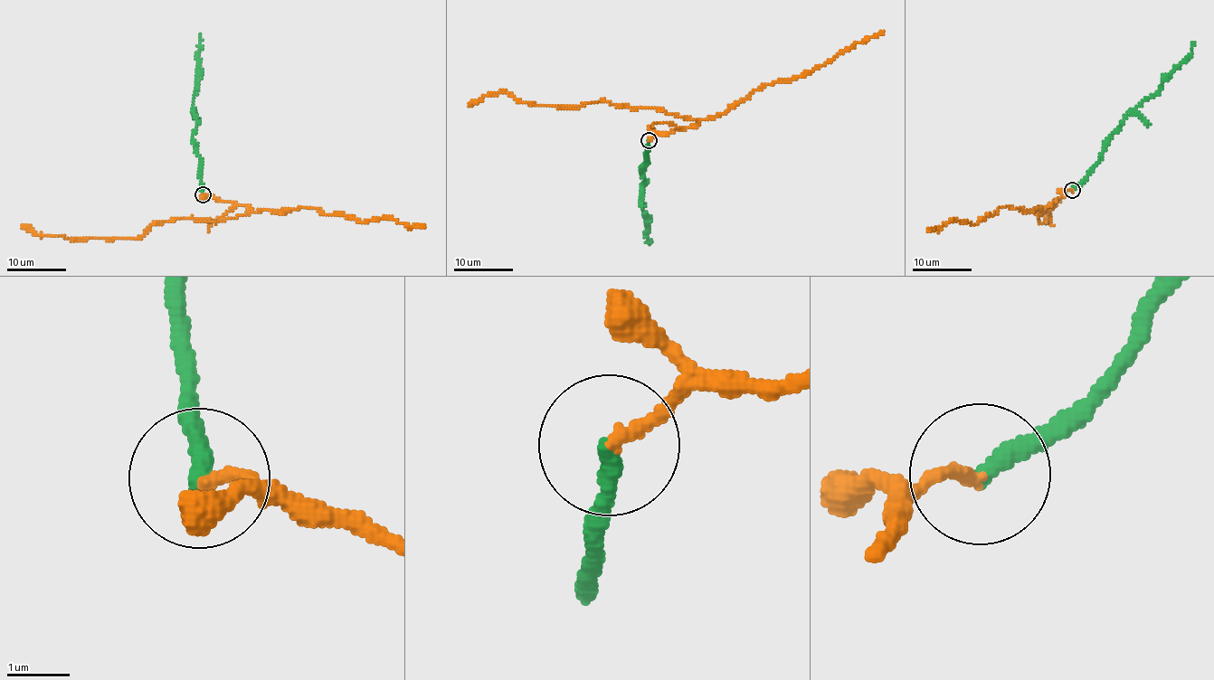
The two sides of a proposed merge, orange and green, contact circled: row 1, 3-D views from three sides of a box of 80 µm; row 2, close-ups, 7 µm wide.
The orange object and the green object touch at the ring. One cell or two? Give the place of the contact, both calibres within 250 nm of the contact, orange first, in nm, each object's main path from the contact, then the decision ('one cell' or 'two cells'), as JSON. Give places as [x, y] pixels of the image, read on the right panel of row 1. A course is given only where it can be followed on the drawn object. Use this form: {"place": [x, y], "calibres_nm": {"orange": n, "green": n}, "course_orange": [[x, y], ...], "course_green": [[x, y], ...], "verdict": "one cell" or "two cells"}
{"place": [1072, 190], "calibres_nm": {"orange": 200, "green": 320}, "course_orange": [[1071, 190], [1037, 215], [1040, 206], [1038, 208], [1039, 220], [1048, 221], [1040, 211], [1061, 201]], "course_green": [[1071, 190], [1097, 162], [1105, 141], [1127, 116], [1159, 91], [1167, 77], [1190, 55], [1194, 43]], "verdict": "two cells"}

